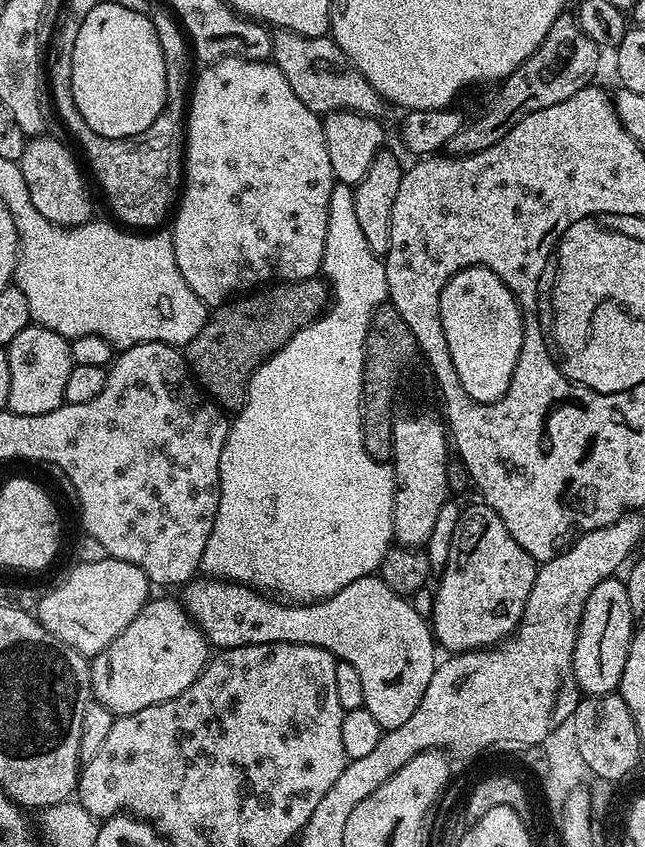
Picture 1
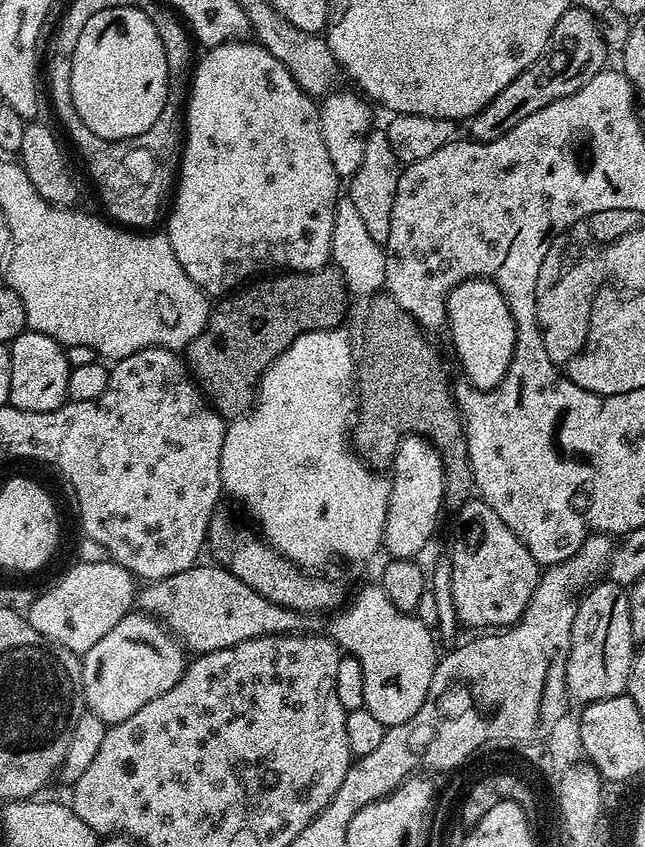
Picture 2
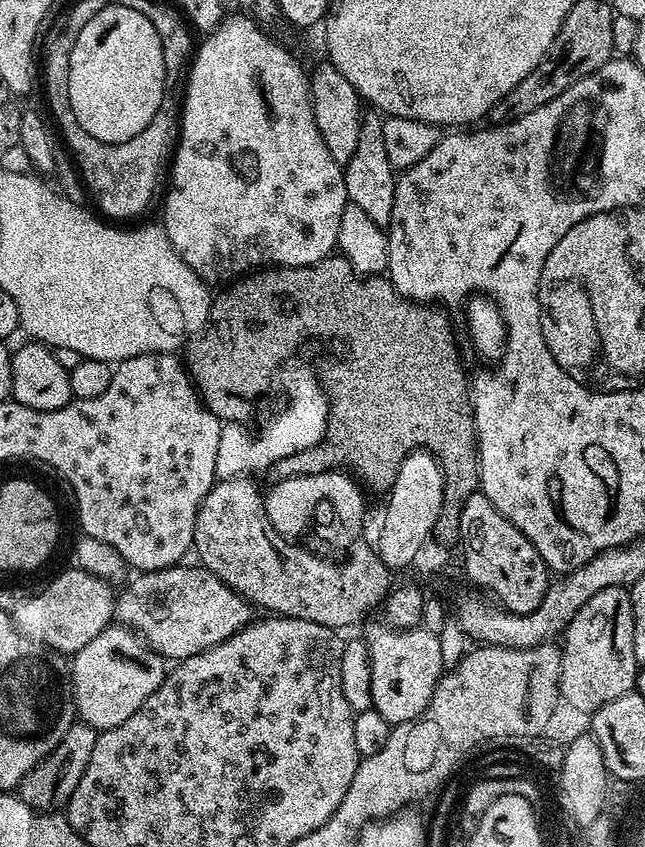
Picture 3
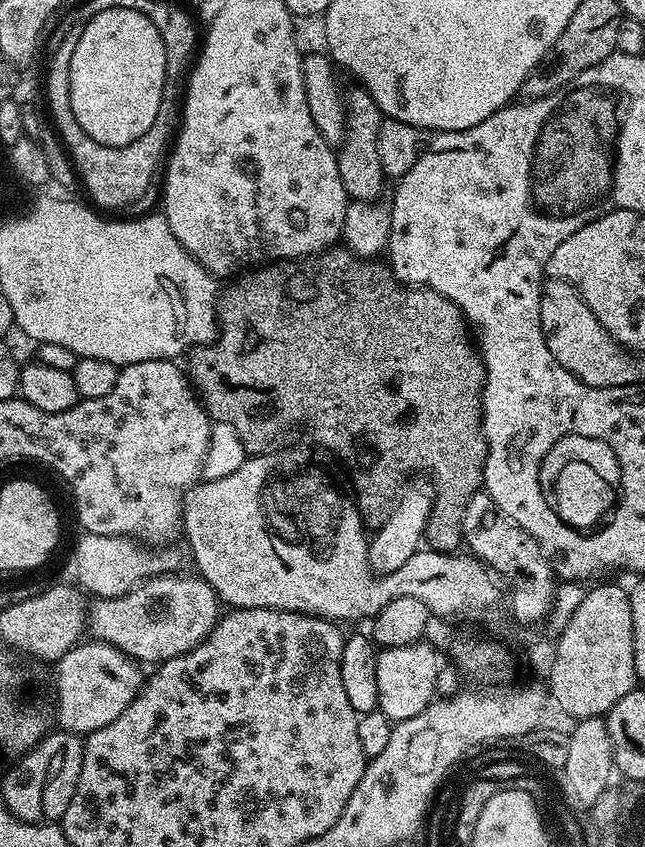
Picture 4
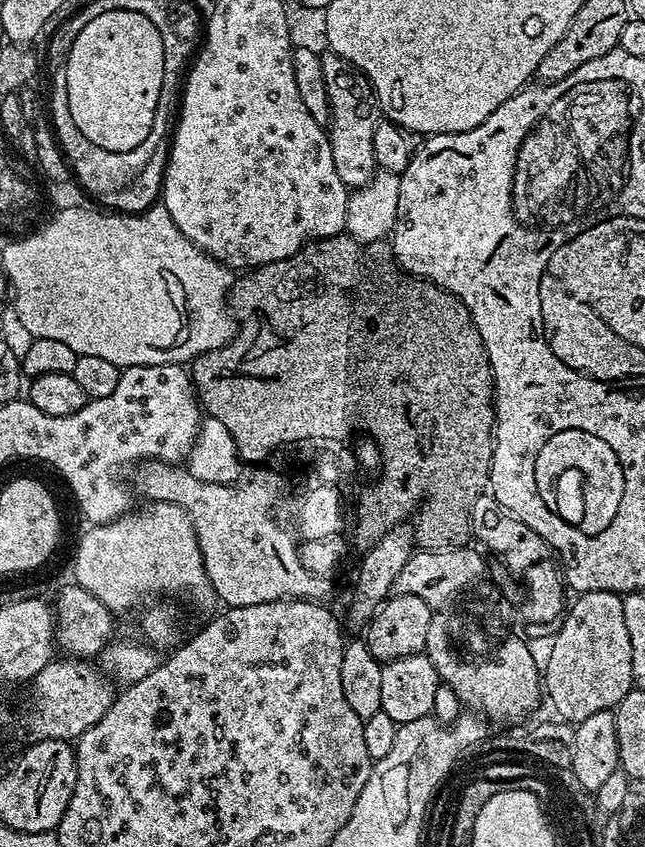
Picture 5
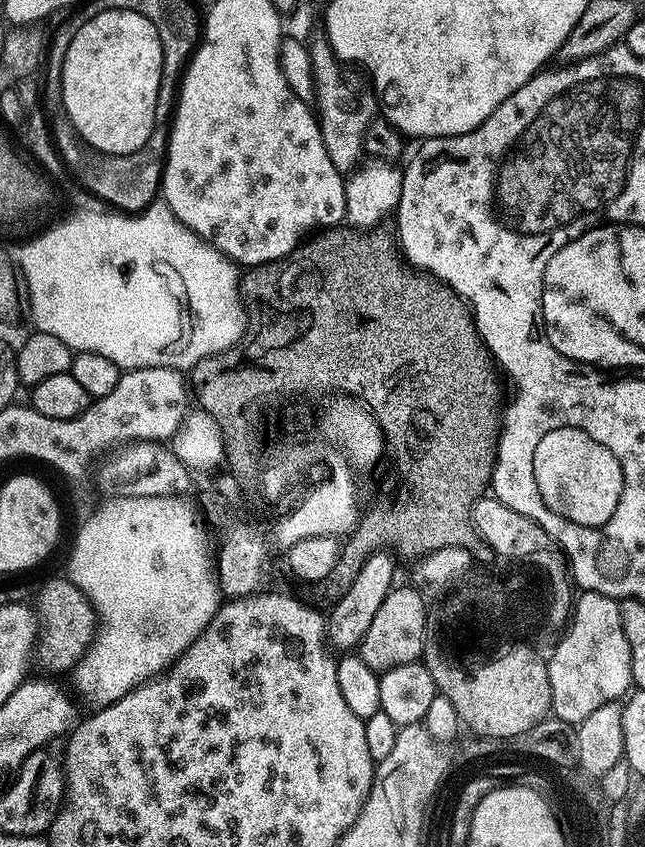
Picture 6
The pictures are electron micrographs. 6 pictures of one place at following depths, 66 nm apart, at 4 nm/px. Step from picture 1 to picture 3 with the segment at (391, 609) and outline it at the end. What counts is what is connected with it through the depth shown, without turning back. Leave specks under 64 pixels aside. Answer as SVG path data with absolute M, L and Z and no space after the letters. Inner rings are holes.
M181 562L174 568L139 573L114 600L114 616L132 629L143 641L168 662L179 662L202 650L210 650L226 638L238 634L254 619L253 605L243 600L222 578L202 566L191 568ZM379 623L362 633L368 645L372 707L388 724L395 726L418 718L426 710L445 668L437 633L425 626L397 630L387 623Z

